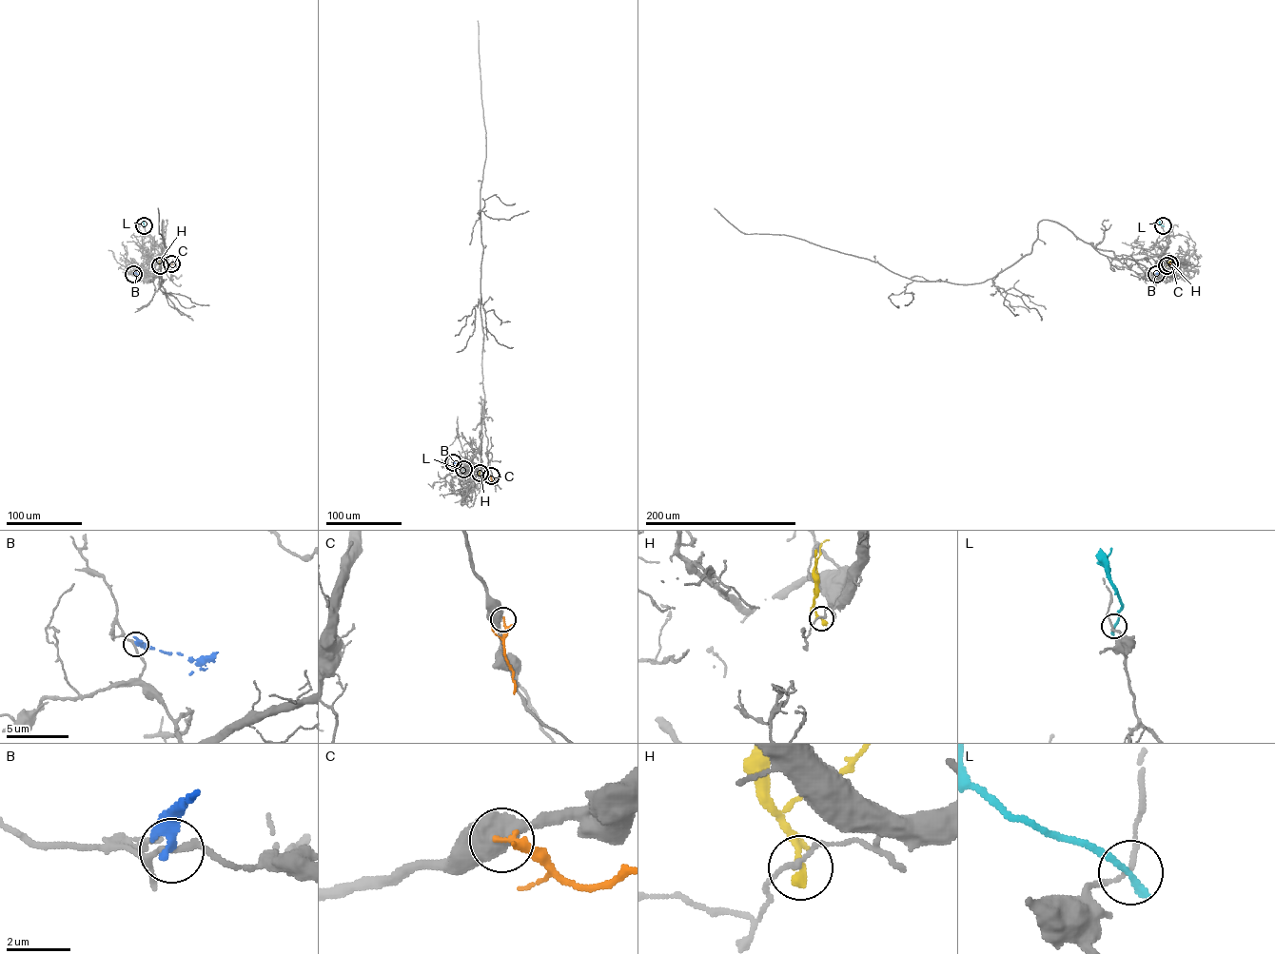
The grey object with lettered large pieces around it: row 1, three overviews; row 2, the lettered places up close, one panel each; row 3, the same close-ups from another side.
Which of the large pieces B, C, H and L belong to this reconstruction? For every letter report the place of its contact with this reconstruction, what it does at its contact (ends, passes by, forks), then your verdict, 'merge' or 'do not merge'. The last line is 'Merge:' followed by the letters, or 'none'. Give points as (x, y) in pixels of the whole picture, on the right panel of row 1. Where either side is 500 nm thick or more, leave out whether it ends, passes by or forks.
B: (1156, 274) | it ends | do not merge
C: (1169, 263) | do not merge
H: (1167, 265) | it ends | do not merge
L: (1163, 225) | it ends | do not merge
Merge: none

